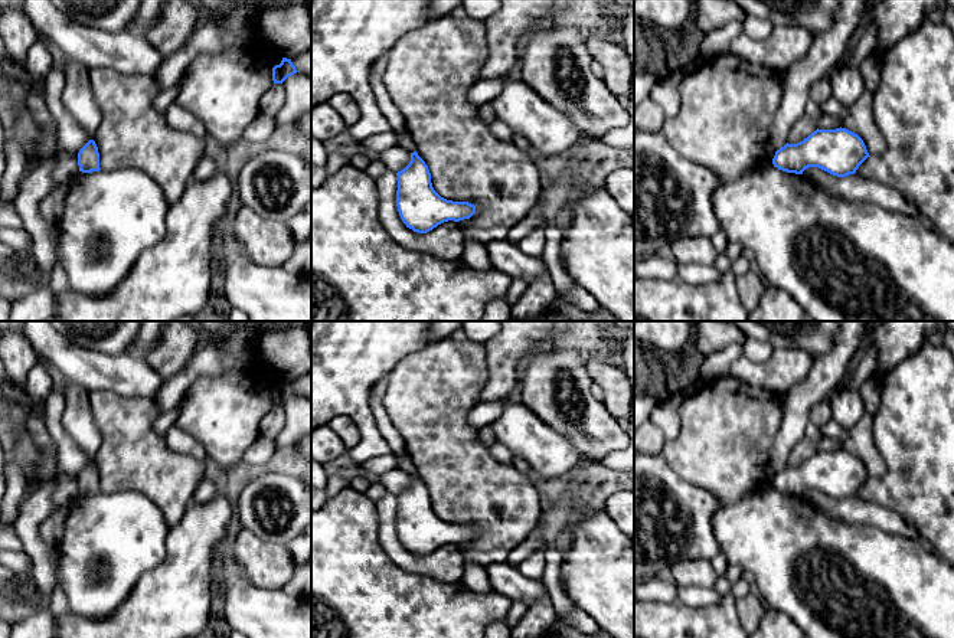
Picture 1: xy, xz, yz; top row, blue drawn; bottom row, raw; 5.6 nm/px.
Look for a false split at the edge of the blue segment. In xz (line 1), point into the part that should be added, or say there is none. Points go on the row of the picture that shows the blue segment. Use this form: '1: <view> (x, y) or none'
1: none

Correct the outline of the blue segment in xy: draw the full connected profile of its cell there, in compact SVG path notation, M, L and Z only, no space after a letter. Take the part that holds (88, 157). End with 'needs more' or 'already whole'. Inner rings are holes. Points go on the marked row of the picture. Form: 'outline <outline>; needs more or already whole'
outline M89 140L78 153L79 171L99 171L99 153L94 140Z; already whole

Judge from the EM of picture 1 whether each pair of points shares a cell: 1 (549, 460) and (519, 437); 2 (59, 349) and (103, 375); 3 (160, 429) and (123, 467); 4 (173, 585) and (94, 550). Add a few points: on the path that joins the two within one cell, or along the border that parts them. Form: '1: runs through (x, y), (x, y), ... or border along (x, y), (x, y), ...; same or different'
1: runs through (542, 452), (526, 437); same
2: runs through (69, 359), (92, 370); same
3: border along (162, 414), (156, 418), (153, 429), (165, 438); different
4: border along (165, 545), (165, 559), (146, 571), (124, 599); different

